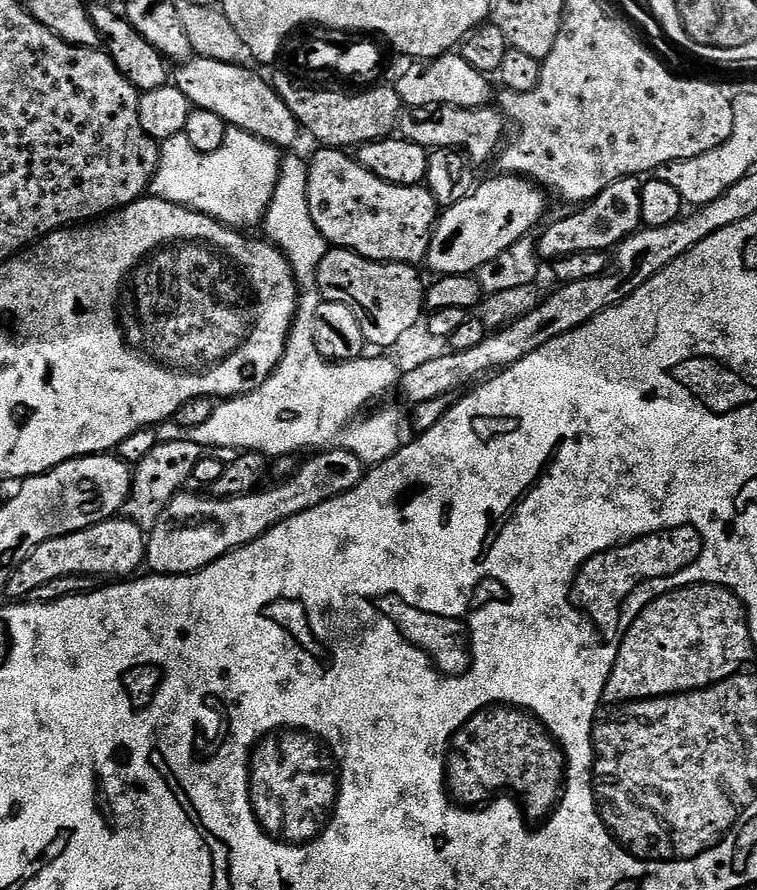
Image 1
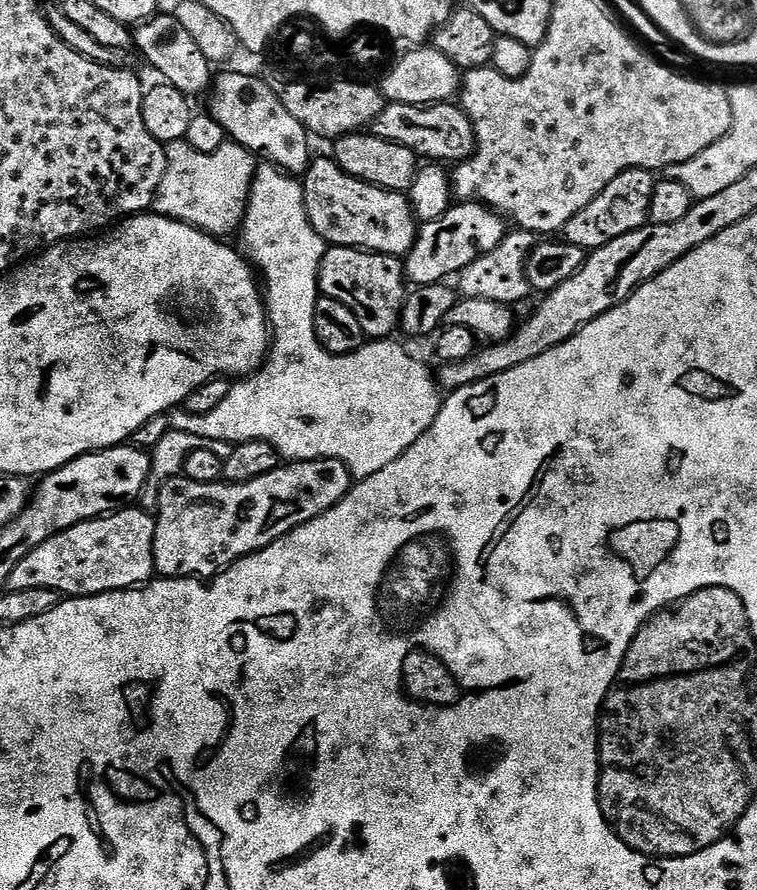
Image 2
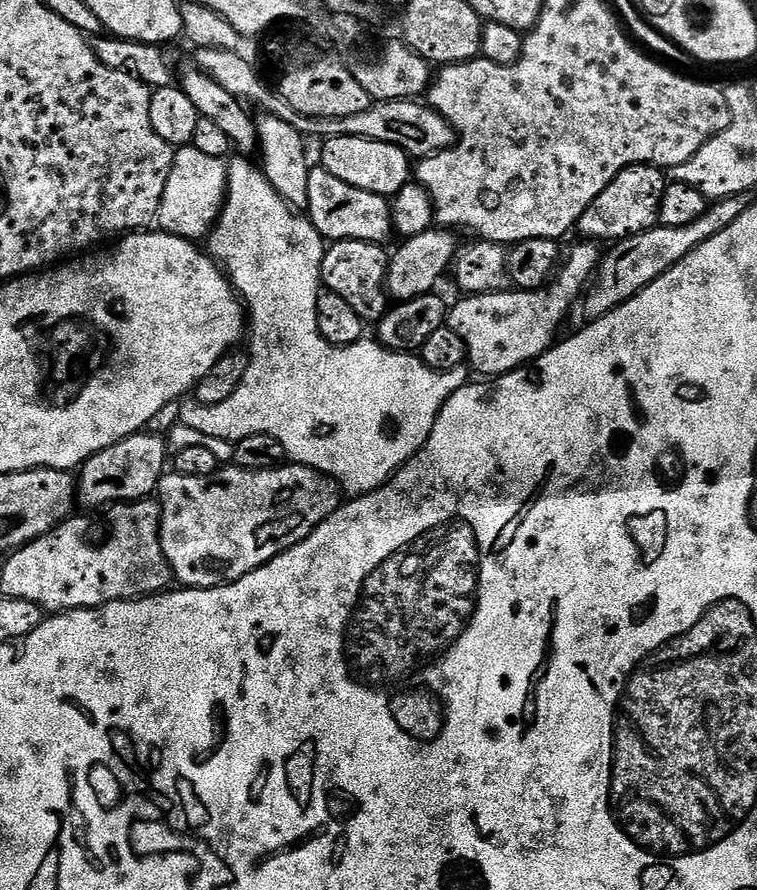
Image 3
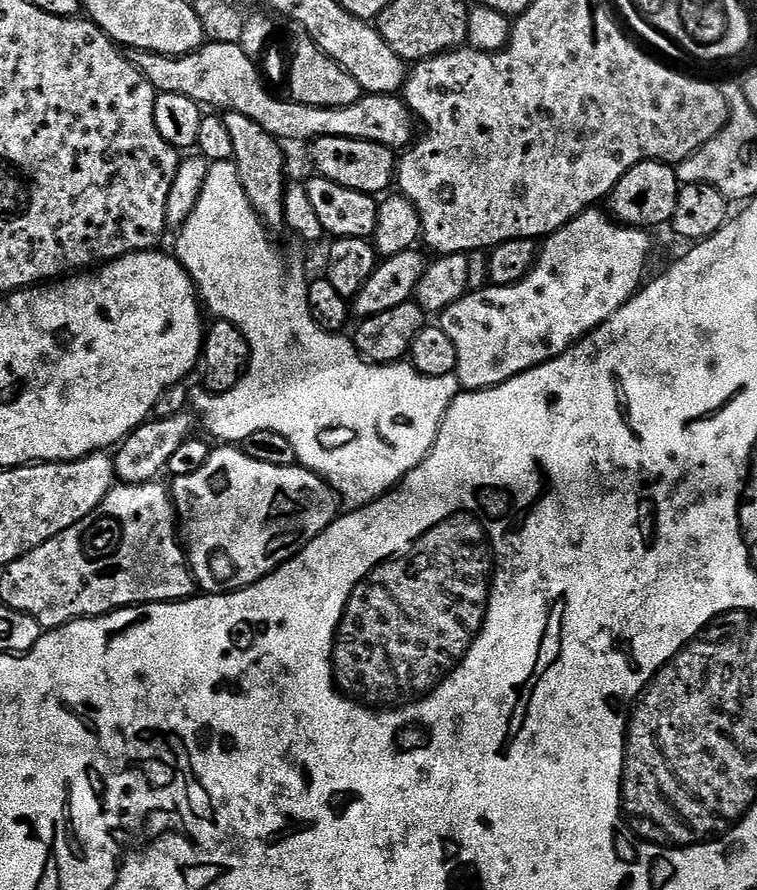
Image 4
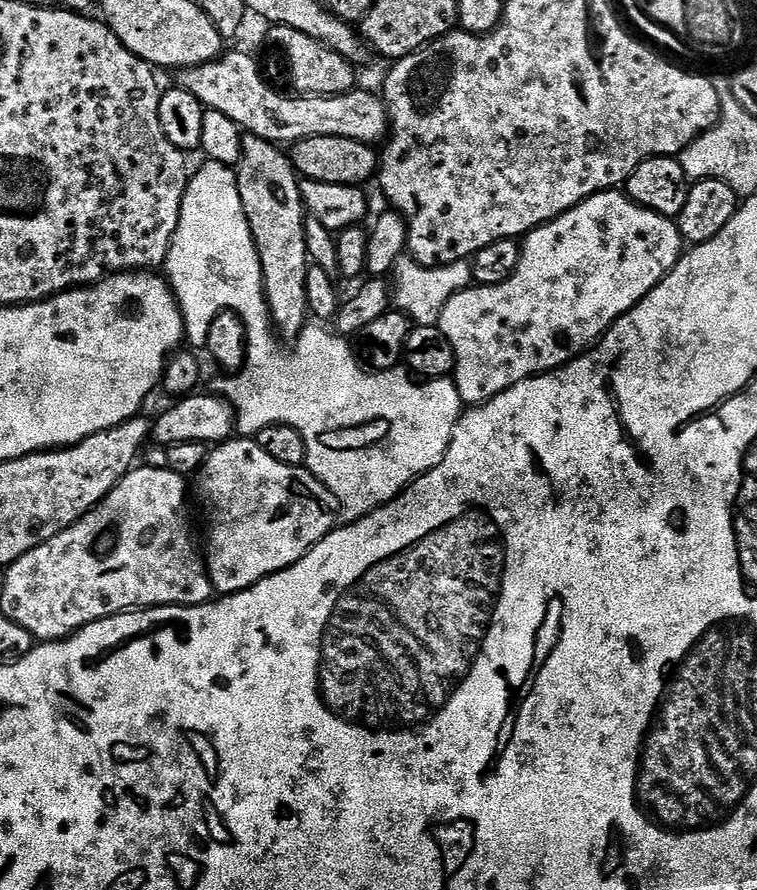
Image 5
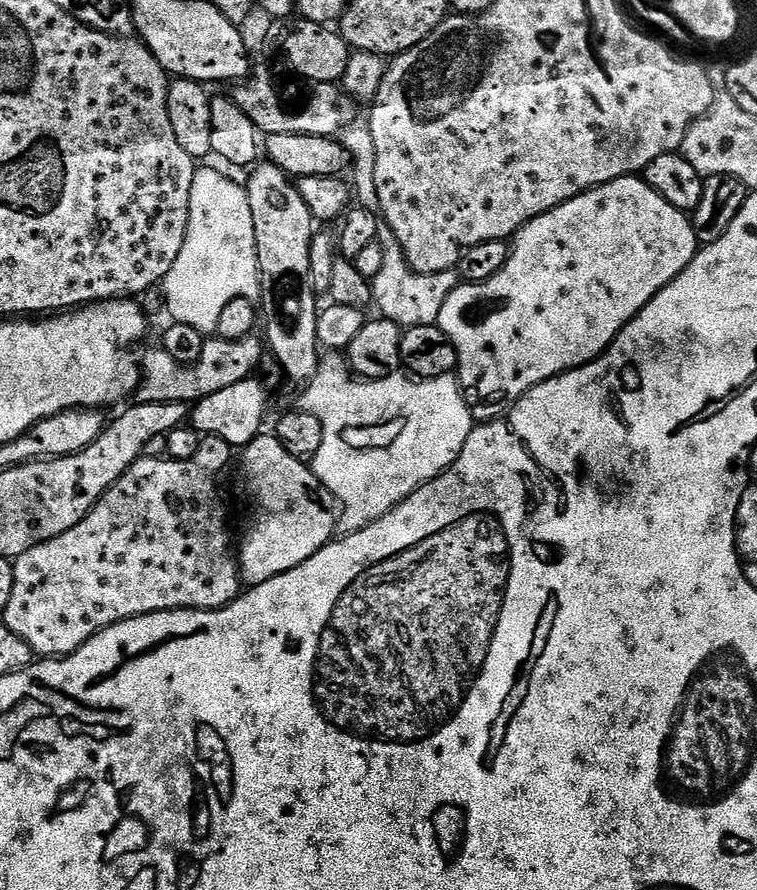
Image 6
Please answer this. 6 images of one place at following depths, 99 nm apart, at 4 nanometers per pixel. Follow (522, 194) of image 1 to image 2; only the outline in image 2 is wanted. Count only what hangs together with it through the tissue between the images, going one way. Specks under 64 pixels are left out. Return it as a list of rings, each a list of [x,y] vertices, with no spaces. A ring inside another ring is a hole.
[[[460,202],[448,209],[442,218],[427,221],[417,231],[414,246],[409,250],[406,259],[403,261],[404,271],[407,279],[413,285],[439,284],[447,281],[447,276],[455,277],[464,267],[469,266],[475,259],[482,258],[488,251],[499,246],[506,235],[506,224],[497,213],[490,208],[485,208],[483,204],[473,204],[471,202]]]

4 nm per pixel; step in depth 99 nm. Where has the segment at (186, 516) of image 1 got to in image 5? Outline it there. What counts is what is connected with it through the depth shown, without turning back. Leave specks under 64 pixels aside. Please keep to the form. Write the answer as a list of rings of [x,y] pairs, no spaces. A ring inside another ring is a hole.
[[[233,438],[215,445],[208,453],[208,463],[198,473],[199,480],[200,500],[204,503],[205,514],[208,515],[208,552],[206,551],[208,577],[212,580],[213,589],[220,594],[241,592],[257,584],[259,580],[265,580],[266,577],[286,570],[292,564],[297,564],[315,544],[322,542],[322,538],[326,538],[338,524],[338,519],[336,520],[338,512],[334,507],[334,497],[328,491],[328,487],[312,472],[309,472],[307,467],[286,466],[282,462],[278,462],[278,458],[270,458],[270,454],[266,454],[266,450],[262,450],[262,446],[258,446],[255,439],[252,438]]]

